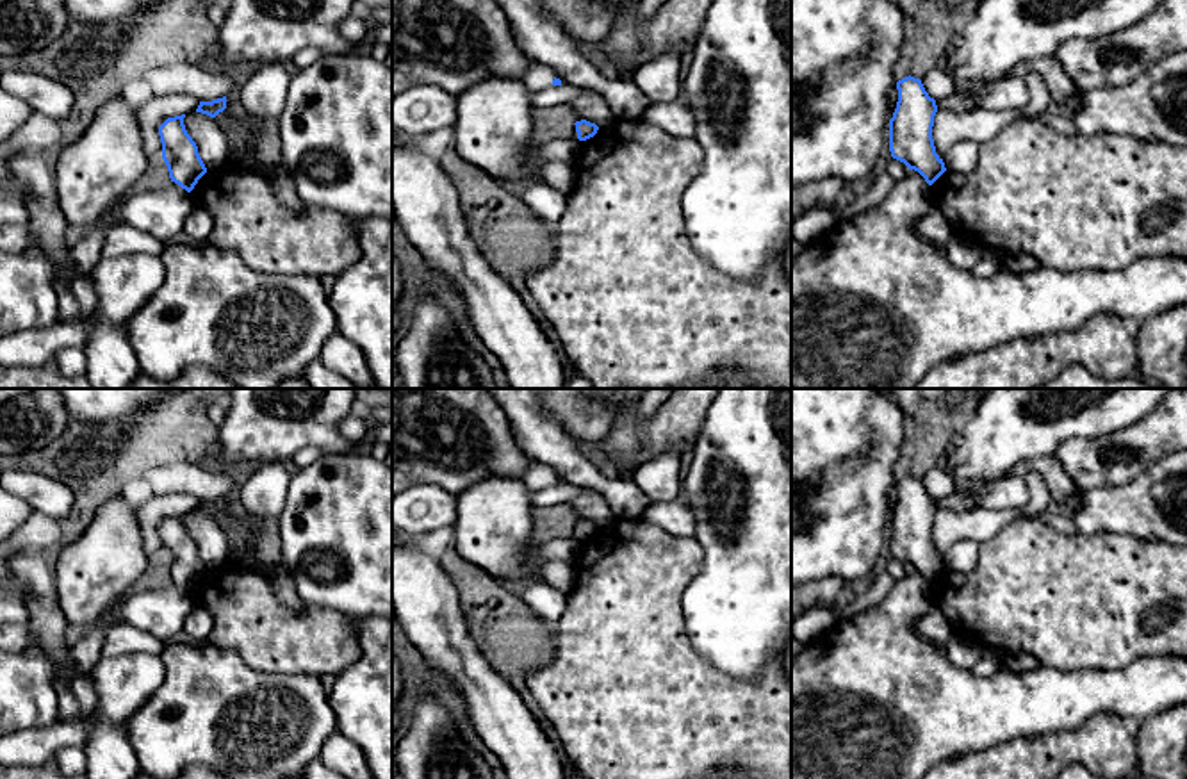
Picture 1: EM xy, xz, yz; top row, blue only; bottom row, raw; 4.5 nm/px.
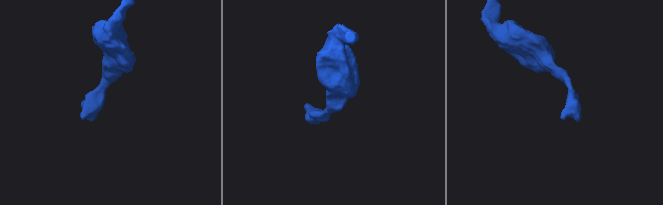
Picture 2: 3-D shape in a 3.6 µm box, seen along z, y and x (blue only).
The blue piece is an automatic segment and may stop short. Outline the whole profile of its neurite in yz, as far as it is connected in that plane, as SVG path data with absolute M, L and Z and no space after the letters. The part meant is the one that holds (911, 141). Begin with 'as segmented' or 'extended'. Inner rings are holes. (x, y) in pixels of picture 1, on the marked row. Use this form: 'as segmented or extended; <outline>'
as segmented; M905 77L896 82L898 102L889 119L891 157L918 171L932 185L945 171L936 153L932 127L937 112L920 78Z

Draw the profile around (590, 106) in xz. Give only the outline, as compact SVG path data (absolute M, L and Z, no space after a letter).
M583 89L581 96L570 100L569 109L572 123L586 119L597 127L604 127L615 119L608 100L601 93L590 89Z

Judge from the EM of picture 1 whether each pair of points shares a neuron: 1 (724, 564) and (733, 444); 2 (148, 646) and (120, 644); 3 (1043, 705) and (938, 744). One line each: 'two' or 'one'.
1: one
2: one
3: one

